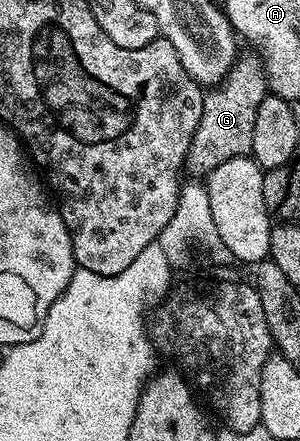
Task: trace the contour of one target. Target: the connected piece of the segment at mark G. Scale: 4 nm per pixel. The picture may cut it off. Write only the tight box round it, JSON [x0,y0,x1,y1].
[186,52,270,175]

